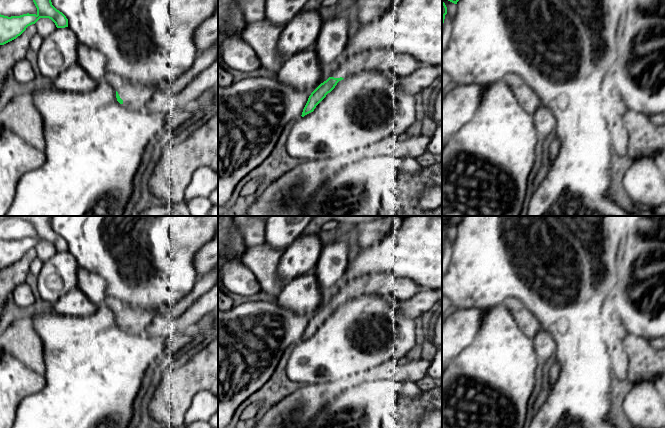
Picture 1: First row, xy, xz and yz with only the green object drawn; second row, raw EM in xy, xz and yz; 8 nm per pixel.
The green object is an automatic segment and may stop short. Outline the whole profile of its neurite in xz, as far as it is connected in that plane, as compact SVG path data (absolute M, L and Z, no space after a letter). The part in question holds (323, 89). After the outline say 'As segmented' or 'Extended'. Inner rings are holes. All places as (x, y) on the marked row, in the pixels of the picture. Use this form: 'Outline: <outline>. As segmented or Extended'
Outline: M373 50L354 59L347 59L311 93L301 116L304 117L313 112L326 95L335 88L337 83L351 74L361 71L380 71L408 76L421 66L411 55L388 50Z. Extended

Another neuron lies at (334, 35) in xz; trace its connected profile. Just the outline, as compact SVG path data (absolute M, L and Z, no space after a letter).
M339 8L330 20L323 23L315 43L321 69L342 54L348 41L349 21L342 15Z

